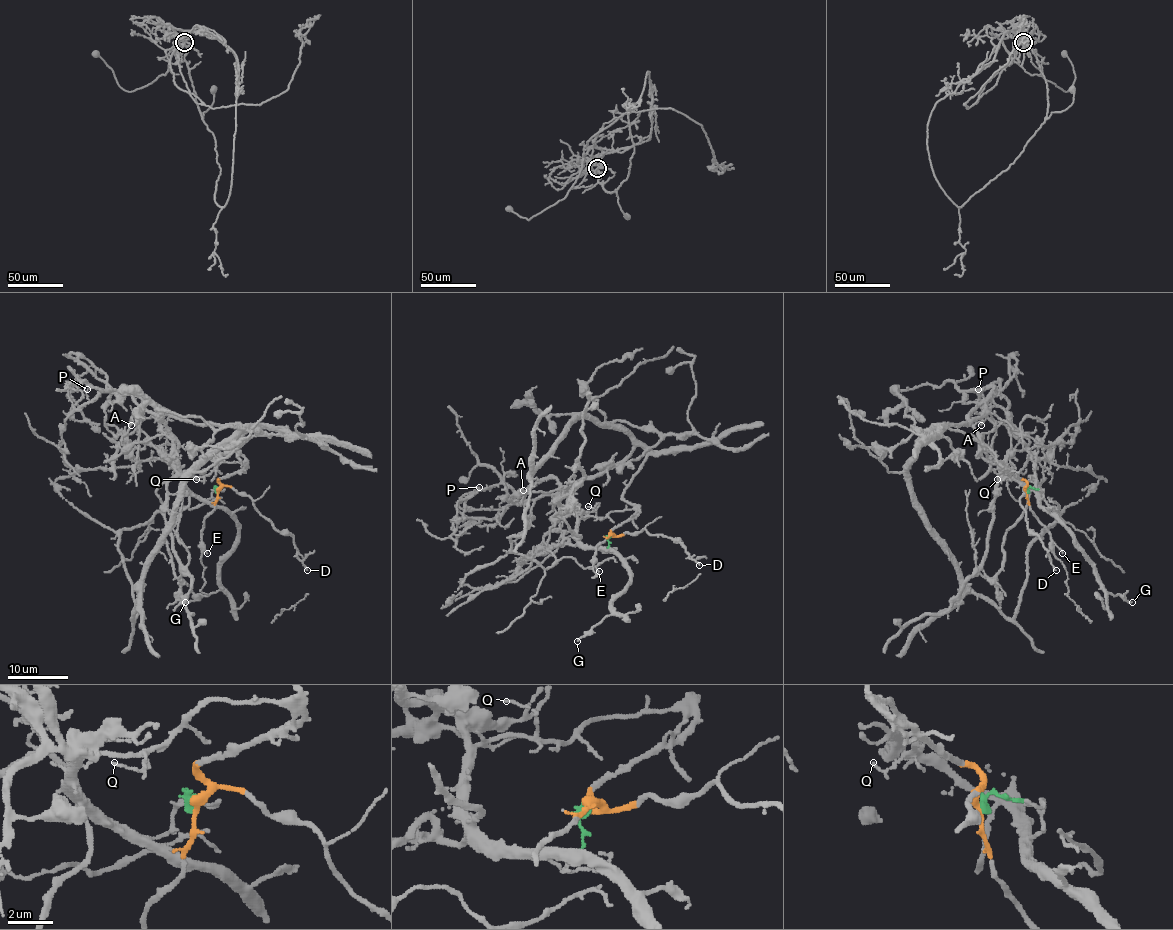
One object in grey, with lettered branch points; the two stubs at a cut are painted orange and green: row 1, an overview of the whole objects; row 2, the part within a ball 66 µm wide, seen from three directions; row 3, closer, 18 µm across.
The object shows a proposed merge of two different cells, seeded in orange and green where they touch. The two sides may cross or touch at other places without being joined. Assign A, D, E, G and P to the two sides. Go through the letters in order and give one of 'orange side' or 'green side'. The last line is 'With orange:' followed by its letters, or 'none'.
A: green side
D: orange side
E: orange side
G: green side
P: green side
With orange: D, E

